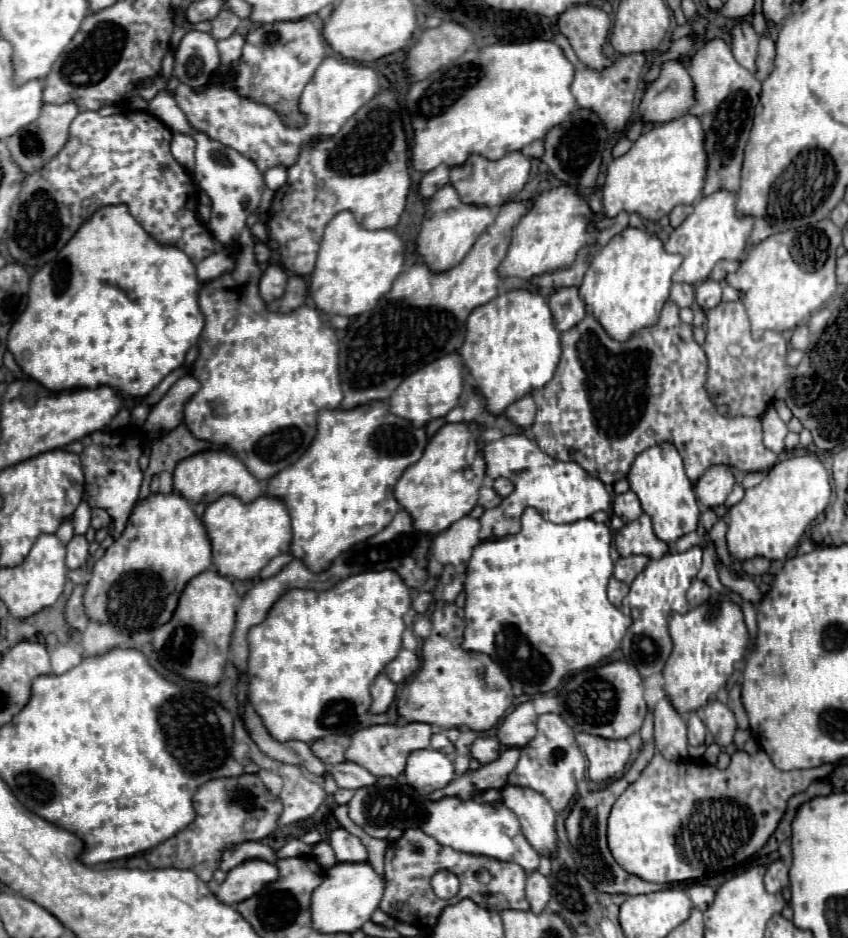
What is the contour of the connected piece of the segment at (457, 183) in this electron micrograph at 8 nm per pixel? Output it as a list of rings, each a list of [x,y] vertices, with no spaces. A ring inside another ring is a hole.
[[[509,153],[499,161],[489,161],[481,155],[471,155],[463,167],[451,169],[451,185],[459,193],[461,201],[475,207],[501,207],[503,203],[517,197],[529,179],[529,157],[523,153]]]

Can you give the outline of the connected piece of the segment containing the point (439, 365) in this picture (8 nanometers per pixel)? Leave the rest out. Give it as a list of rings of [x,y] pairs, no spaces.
[[[455,353],[453,355],[445,355],[445,357],[435,359],[433,363],[425,365],[423,369],[415,371],[413,375],[409,375],[395,389],[395,393],[391,395],[389,409],[391,409],[393,415],[411,421],[415,427],[423,427],[431,419],[445,417],[457,405],[459,395],[461,395],[461,387],[463,387],[461,361],[459,361],[459,357]]]

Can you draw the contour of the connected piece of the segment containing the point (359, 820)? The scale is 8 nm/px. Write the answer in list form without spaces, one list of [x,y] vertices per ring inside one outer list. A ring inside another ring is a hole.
[[[381,777],[375,787],[365,787],[355,791],[351,803],[349,803],[349,817],[353,823],[357,823],[361,829],[365,829],[367,835],[381,839],[385,825],[397,827],[397,829],[409,829],[419,827],[433,839],[437,839],[441,845],[447,845],[455,851],[463,851],[469,855],[485,855],[499,861],[513,861],[521,865],[527,873],[533,873],[539,867],[539,855],[529,845],[525,835],[521,833],[519,821],[515,815],[499,803],[497,809],[493,809],[487,803],[479,803],[475,799],[461,801],[457,797],[447,797],[441,801],[429,801],[427,797],[413,791],[413,787],[401,787],[391,777]]]

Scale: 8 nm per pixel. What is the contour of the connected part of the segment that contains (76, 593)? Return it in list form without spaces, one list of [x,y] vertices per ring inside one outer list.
[[[83,585],[75,587],[73,593],[71,593],[71,597],[69,597],[69,601],[67,601],[67,607],[65,607],[65,621],[69,623],[71,629],[75,629],[79,633],[85,631],[87,621],[89,621],[87,615],[85,615],[85,611],[83,611],[83,603],[81,603],[83,601],[83,591],[85,591]]]

